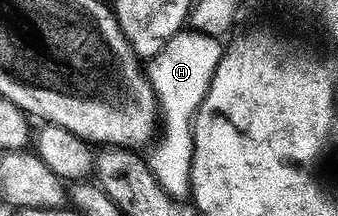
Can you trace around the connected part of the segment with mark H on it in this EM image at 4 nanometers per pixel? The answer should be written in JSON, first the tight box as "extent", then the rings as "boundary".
{"extent":[146,32,224,199],"boundary":[[[183,32],[174,37],[157,57],[149,61],[146,73],[152,84],[159,111],[167,121],[164,124],[164,138],[160,145],[156,144],[149,151],[151,154],[148,155],[147,164],[157,183],[172,199],[177,199],[180,194],[178,181],[190,177],[194,150],[192,123],[210,91],[223,53],[224,46],[219,39],[197,32]]]}

